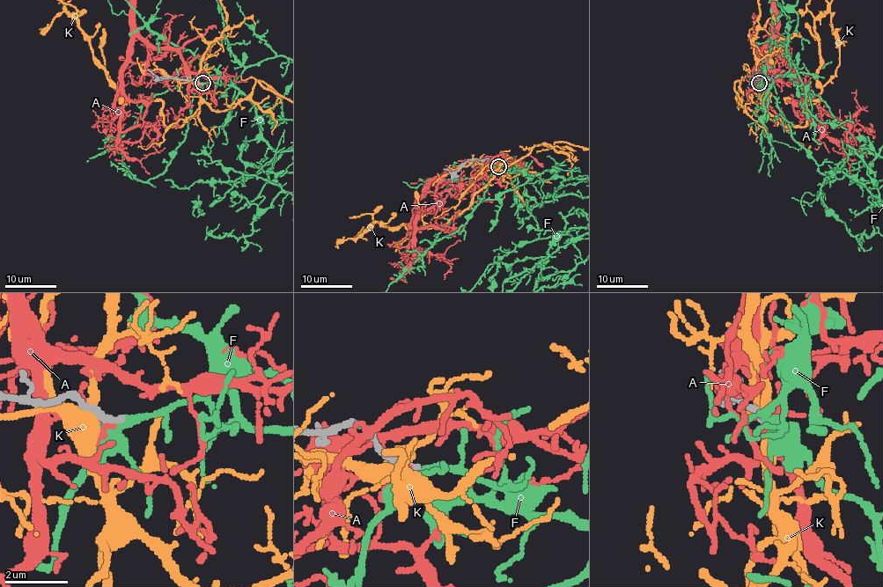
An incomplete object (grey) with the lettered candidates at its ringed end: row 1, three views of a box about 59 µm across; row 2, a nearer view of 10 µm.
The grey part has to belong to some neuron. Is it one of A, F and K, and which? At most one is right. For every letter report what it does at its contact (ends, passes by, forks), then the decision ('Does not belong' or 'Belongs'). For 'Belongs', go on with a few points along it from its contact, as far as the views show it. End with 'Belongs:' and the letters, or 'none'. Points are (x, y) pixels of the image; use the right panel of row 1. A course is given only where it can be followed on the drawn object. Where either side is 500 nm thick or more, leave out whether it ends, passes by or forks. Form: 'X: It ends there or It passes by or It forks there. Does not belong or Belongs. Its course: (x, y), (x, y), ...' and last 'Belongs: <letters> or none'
A: It forks there. Does not belong
F: It forks there. Belongs
K: It forks there. Does not belong
Belongs: F

